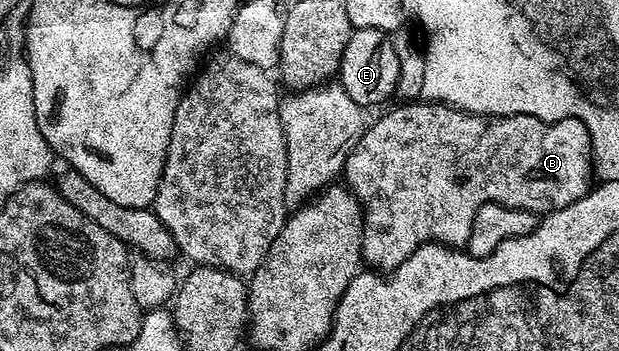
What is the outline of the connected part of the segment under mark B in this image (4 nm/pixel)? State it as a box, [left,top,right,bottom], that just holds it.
[344,99,595,270]

